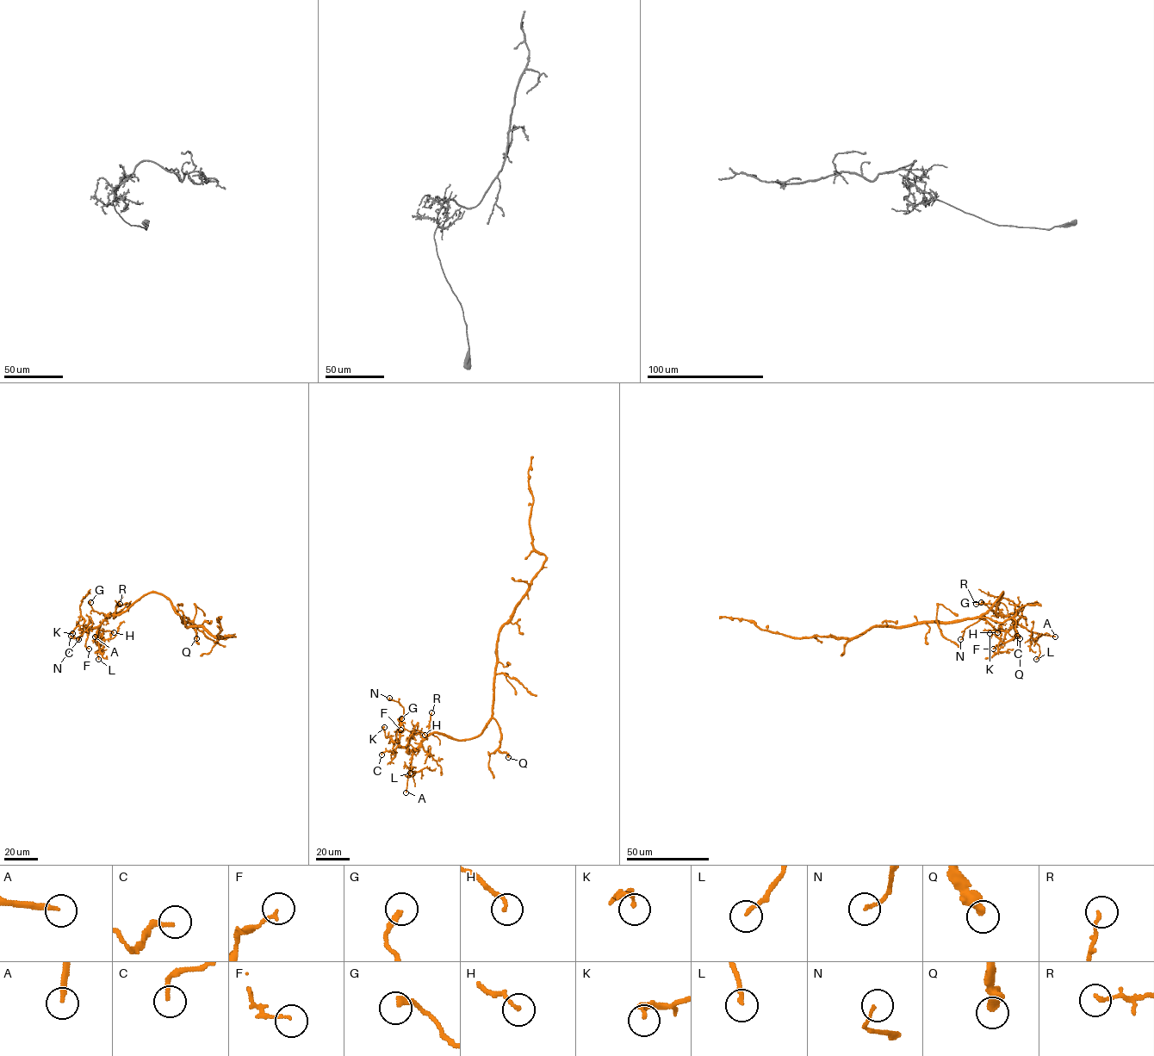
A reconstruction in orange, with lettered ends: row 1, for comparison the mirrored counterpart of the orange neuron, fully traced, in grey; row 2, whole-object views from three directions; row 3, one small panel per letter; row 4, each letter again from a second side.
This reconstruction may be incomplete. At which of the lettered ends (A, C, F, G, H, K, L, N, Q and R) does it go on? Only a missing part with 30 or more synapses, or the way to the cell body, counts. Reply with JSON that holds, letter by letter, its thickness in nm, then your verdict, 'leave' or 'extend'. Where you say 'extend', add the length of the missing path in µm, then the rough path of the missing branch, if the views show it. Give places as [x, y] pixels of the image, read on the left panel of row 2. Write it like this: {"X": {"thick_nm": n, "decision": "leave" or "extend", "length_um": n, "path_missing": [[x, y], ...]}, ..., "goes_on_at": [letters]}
{"A": {"thick_nm": 220, "decision": "extend", "length_um": 160, "path_missing": [[95, 636], [99, 649], [109, 661], [128, 671], [147, 673], [147, 686]]}, "C": {"thick_nm": 200, "decision": "leave"}, "F": {"thick_nm": 140, "decision": "leave"}, "G": {"thick_nm": 260, "decision": "leave"}, "H": {"thick_nm": 150, "decision": "leave"}, "K": {"thick_nm": 190, "decision": "leave"}, "L": {"thick_nm": 190, "decision": "leave"}, "N": {"thick_nm": 140, "decision": "leave"}, "Q": {"thick_nm": 420, "decision": "leave"}, "R": {"thick_nm": 150, "decision": "leave"}, "goes_on_at": ["A"]}

